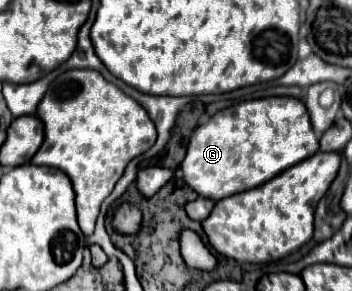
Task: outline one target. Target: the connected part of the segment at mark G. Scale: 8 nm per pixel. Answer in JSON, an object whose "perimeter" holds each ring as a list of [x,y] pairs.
{"perimeter":[[[266,97],[228,107],[208,123],[196,127],[188,153],[180,165],[184,181],[202,197],[220,201],[224,197],[260,187],[284,169],[308,159],[318,151],[308,109],[296,97]]]}

